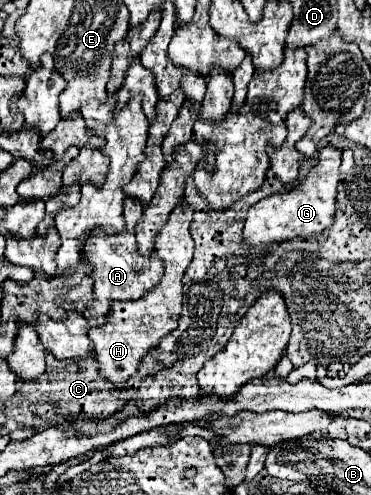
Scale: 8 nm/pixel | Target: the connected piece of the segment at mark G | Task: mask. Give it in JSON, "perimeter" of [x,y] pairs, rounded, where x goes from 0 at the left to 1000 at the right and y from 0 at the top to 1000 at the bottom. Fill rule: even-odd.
{"perimeter":[[[879,295],[857,311],[857,331],[841,339],[841,347],[825,356],[819,368],[809,368],[792,384],[771,392],[739,392],[728,400],[701,404],[668,424],[663,457],[658,457],[658,489],[668,505],[690,517],[717,517],[722,501],[739,493],[760,493],[776,485],[798,481],[830,481],[830,477],[857,477],[873,465],[884,465],[900,453],[900,428],[906,428],[906,376],[911,376],[911,339],[916,339],[916,303],[900,295]]]}

